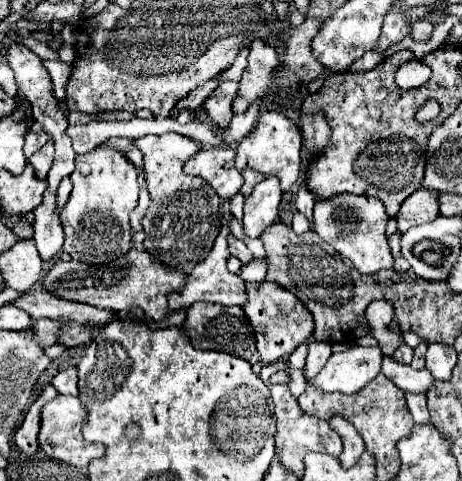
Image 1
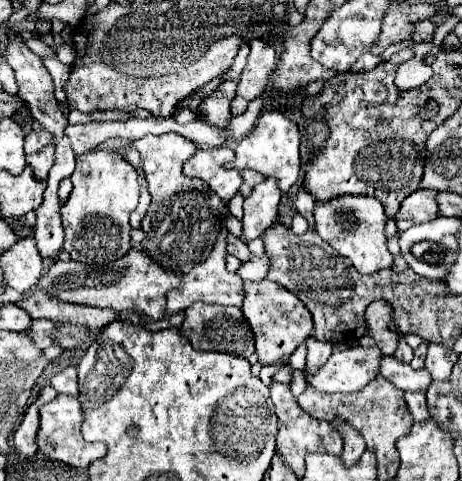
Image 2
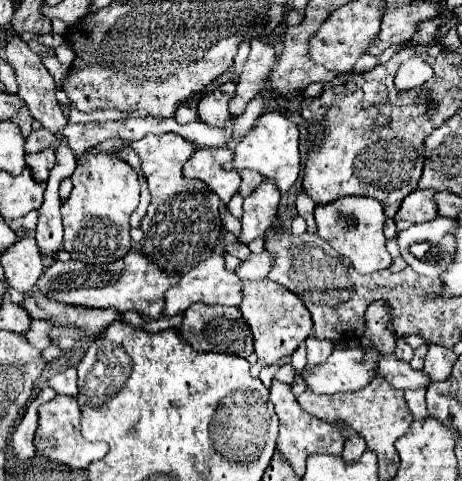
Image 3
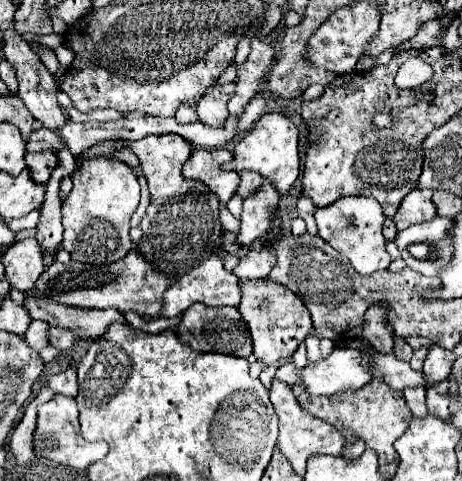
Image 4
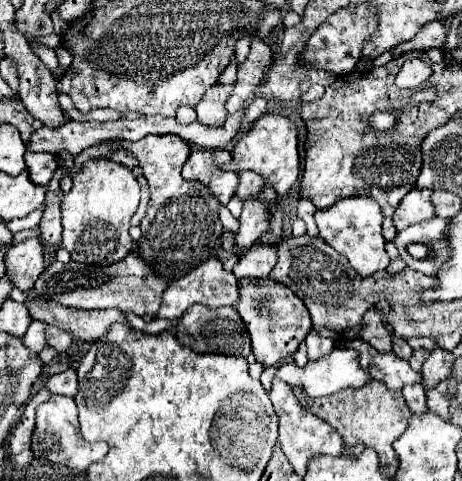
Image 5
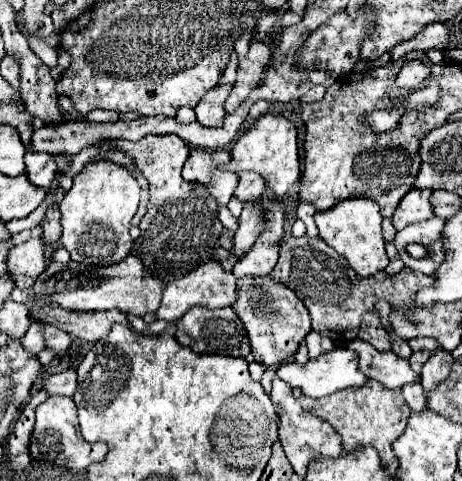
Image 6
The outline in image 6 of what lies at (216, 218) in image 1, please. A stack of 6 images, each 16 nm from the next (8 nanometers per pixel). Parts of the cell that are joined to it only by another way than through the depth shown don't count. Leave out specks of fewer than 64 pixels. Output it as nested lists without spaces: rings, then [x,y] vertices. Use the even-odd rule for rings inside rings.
[[[166,134],[144,136],[138,142],[104,140],[98,142],[98,146],[108,146],[124,152],[128,158],[134,160],[136,168],[150,184],[148,212],[138,224],[142,232],[132,248],[132,254],[142,260],[144,268],[152,272],[152,276],[170,282],[174,278],[186,276],[188,272],[192,272],[192,268],[204,264],[204,260],[210,260],[218,236],[222,232],[222,224],[218,220],[218,204],[208,192],[208,188],[196,182],[182,180],[180,170],[190,152],[184,140],[174,134]]]

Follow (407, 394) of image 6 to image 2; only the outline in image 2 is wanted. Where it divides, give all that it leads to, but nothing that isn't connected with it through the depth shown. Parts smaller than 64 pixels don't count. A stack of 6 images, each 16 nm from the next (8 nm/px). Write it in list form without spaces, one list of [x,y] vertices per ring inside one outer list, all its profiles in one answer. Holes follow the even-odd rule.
[[[404,392],[406,394],[406,402],[408,402],[408,408],[414,416],[416,422],[424,422],[428,420],[428,408],[426,408],[426,396],[424,392]]]

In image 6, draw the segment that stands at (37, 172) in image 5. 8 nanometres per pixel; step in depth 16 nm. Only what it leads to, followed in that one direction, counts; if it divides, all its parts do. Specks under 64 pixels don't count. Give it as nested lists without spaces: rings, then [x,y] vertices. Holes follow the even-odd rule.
[[[26,152],[26,170],[24,172],[34,186],[48,190],[48,184],[52,184],[52,176],[56,176],[56,162],[50,154]]]

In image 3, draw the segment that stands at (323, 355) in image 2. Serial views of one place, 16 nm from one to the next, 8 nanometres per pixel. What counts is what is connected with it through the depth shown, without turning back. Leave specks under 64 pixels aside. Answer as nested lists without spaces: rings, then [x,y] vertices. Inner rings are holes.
[[[308,336],[306,346],[308,346],[308,362],[310,364],[320,364],[320,360],[326,360],[330,356],[330,352],[334,350],[334,344],[330,340],[318,340],[314,336]]]

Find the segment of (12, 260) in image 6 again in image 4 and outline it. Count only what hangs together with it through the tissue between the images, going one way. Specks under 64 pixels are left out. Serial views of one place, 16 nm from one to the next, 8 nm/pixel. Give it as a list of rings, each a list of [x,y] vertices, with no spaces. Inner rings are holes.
[[[26,238],[18,244],[12,244],[2,262],[6,266],[6,278],[22,292],[28,292],[44,272],[44,254],[36,238]]]

